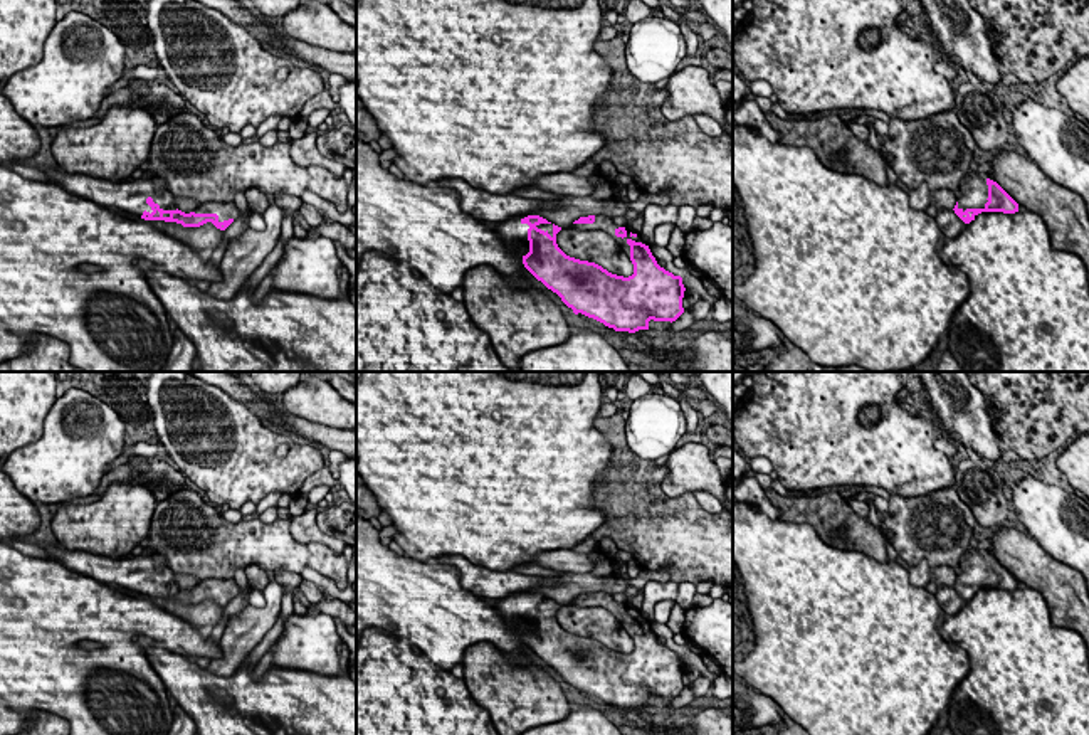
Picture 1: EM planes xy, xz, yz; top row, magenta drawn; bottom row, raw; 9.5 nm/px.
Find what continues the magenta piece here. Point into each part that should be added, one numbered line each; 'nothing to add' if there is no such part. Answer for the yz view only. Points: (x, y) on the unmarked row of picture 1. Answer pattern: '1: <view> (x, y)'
1: yz (972, 571)

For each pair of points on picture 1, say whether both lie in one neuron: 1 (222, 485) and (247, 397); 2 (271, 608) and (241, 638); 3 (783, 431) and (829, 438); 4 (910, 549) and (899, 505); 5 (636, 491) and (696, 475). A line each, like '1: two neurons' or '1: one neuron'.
1: two neurons
2: one neuron
3: one neuron
4: one neuron
5: two neurons

